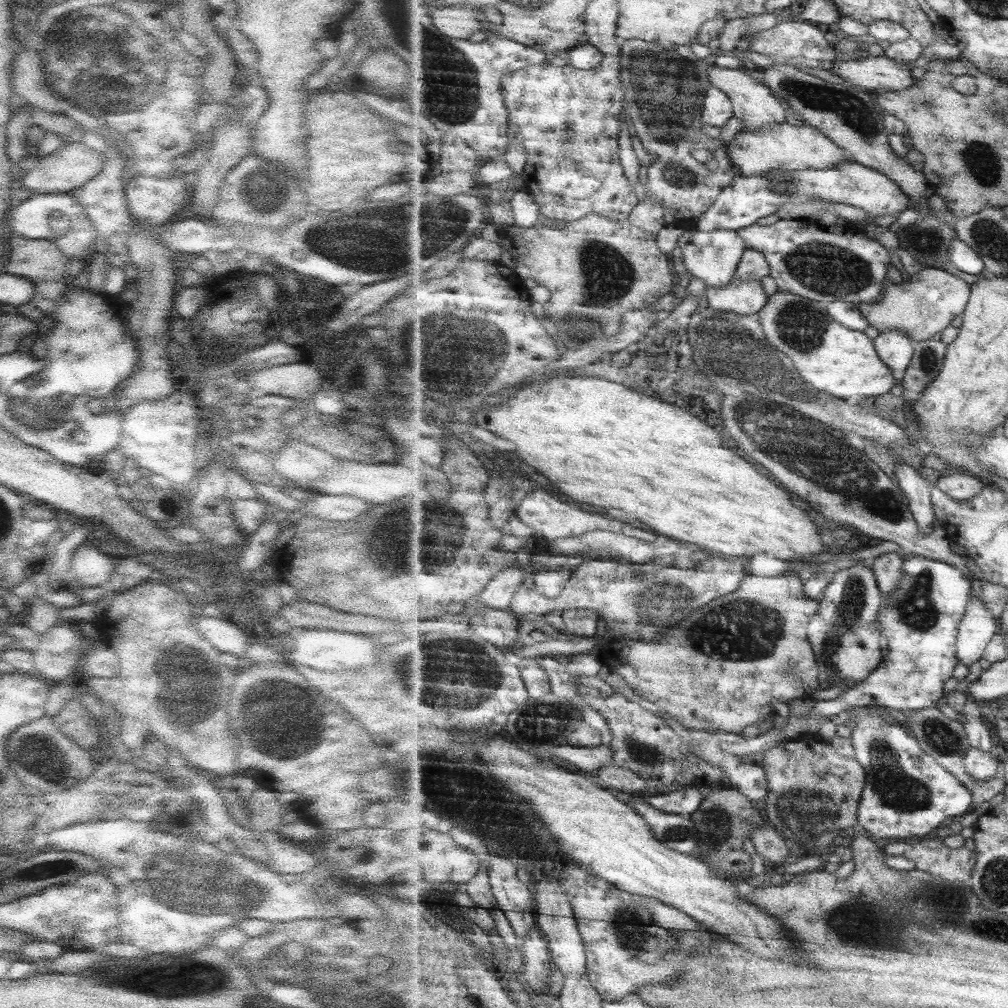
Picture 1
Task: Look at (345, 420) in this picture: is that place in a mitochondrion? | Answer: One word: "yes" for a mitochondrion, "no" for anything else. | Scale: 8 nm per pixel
no

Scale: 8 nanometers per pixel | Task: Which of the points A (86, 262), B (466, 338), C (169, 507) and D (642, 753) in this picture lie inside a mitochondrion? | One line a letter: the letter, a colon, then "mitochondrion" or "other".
A: other
B: mitochondrion
C: other
D: mitochondrion

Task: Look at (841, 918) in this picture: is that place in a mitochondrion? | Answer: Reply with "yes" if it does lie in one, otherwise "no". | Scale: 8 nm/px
yes

